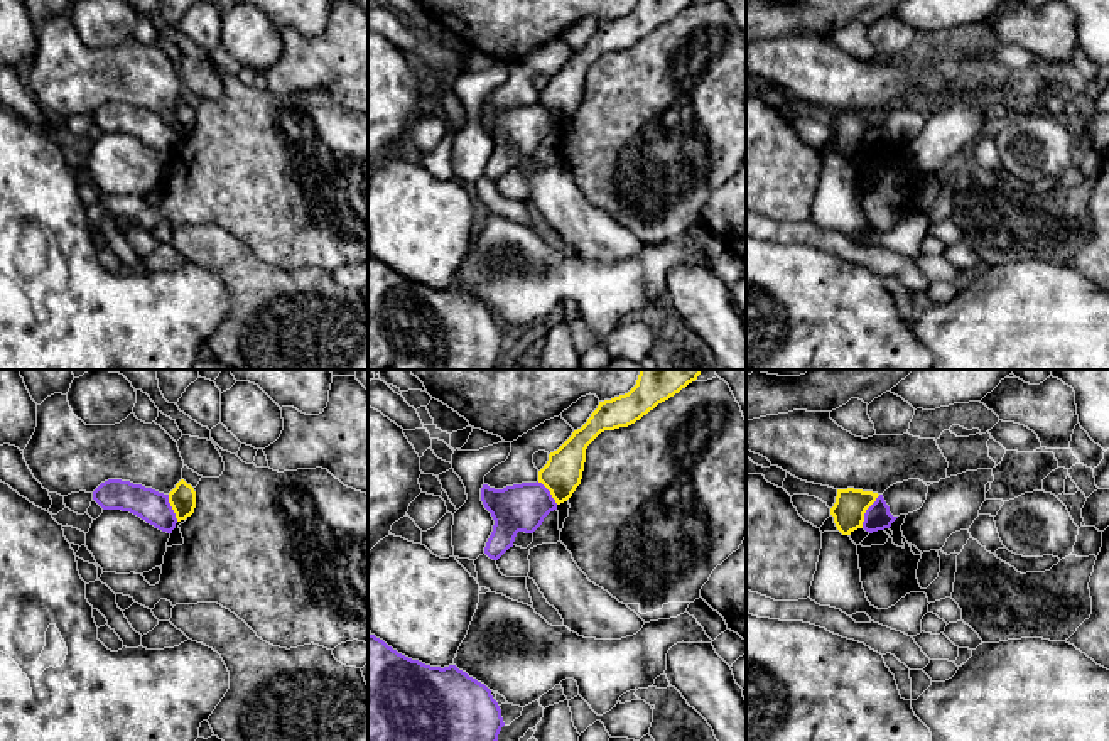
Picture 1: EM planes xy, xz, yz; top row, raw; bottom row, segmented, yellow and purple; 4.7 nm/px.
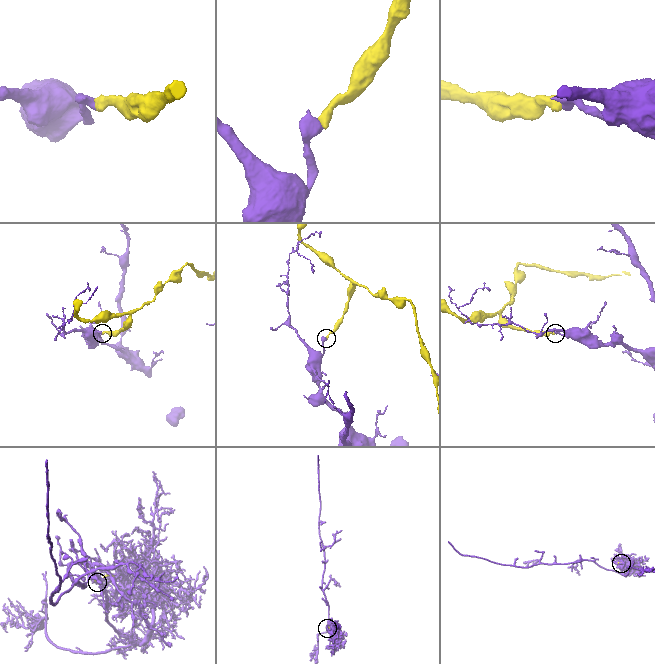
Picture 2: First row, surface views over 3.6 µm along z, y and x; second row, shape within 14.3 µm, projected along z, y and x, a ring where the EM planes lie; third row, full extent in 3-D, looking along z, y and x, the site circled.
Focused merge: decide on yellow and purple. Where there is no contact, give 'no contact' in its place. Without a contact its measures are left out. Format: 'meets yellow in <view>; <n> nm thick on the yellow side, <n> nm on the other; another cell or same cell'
meets yellow in yz; 150 nm thick on the yellow side, 120 nm on the other; another cell

